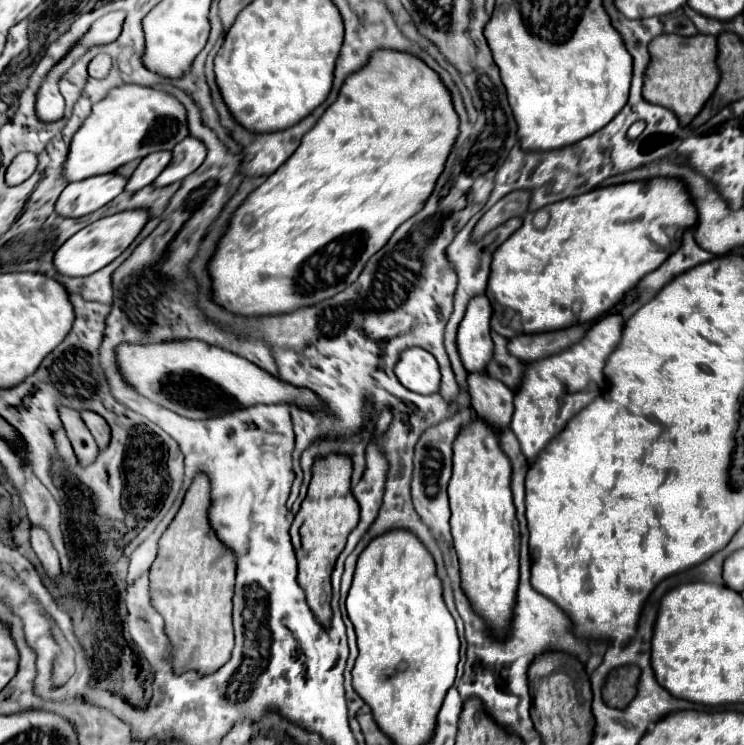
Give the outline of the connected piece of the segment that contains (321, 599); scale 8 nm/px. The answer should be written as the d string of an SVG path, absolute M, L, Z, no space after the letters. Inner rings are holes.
M327 454L317 458L311 468L313 476L309 482L307 498L295 516L291 526L291 540L299 560L299 586L307 594L307 604L321 620L323 626L331 620L331 572L337 556L345 548L349 532L359 522L359 504L351 492L351 456L347 454Z

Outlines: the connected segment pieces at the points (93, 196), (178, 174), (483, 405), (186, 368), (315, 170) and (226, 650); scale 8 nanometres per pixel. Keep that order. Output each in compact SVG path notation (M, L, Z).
M109 172L103 176L91 176L87 180L89 184L75 182L75 184L69 184L61 192L57 206L55 206L59 216L79 218L79 216L87 216L103 208L105 204L109 204L113 198L117 198L125 190L129 178L117 172Z
M187 136L183 142L179 142L173 148L171 164L159 174L159 178L153 184L155 186L167 186L167 184L173 184L177 180L183 180L185 176L195 172L199 168L199 164L203 164L205 156L207 156L205 144L195 136Z
M469 372L467 390L471 396L471 406L477 416L491 424L497 432L505 430L513 414L513 390L507 388L501 380L491 378L487 372Z
M179 340L147 346L123 344L117 348L117 362L125 380L145 398L193 420L219 416L235 408L253 404L297 404L301 408L319 408L321 400L307 388L295 388L269 376L249 360L201 340Z
M385 48L375 52L375 56L371 56L371 60L367 60L367 68L359 68L359 72L355 72L355 76L347 76L347 80L343 82L343 86L339 90L337 100L325 110L321 120L303 136L301 146L287 160L287 164L283 164L257 190L253 190L249 194L249 198L233 214L233 218L229 222L229 230L221 238L217 252L215 252L213 260L209 262L215 302L221 304L225 310L241 314L241 316L263 316L263 314L293 312L297 308L327 300L327 298L335 296L337 292L343 292L347 286L351 286L357 280L357 276L365 268L367 260L389 242L393 232L403 222L407 222L411 216L421 212L421 208L429 200L429 196L431 196L431 192L433 192L433 188L435 188L435 184L437 184L437 180L445 168L445 162L447 162L447 158L449 158L449 154L457 142L457 136L459 136L459 116L453 108L451 92L441 82L439 74L435 70L431 70L421 58L417 58L413 54L391 52Z
M197 472L185 500L159 540L159 554L151 568L153 606L165 620L165 632L173 644L175 672L197 670L211 674L229 660L233 650L233 588L235 552L217 538L209 524L211 482L205 472Z

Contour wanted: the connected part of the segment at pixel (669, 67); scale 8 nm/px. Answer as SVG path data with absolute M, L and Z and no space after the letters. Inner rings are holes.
M661 34L649 44L649 52L651 52L651 64L643 86L645 100L673 110L683 126L691 124L691 120L699 114L699 110L713 94L719 82L717 38L705 34L695 34L695 36Z

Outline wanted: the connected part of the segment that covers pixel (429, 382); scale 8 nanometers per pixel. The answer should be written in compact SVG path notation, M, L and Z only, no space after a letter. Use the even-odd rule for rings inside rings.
M419 346L407 348L395 366L395 374L399 382L411 392L417 394L439 392L439 382L441 382L439 366L435 356L425 348Z

